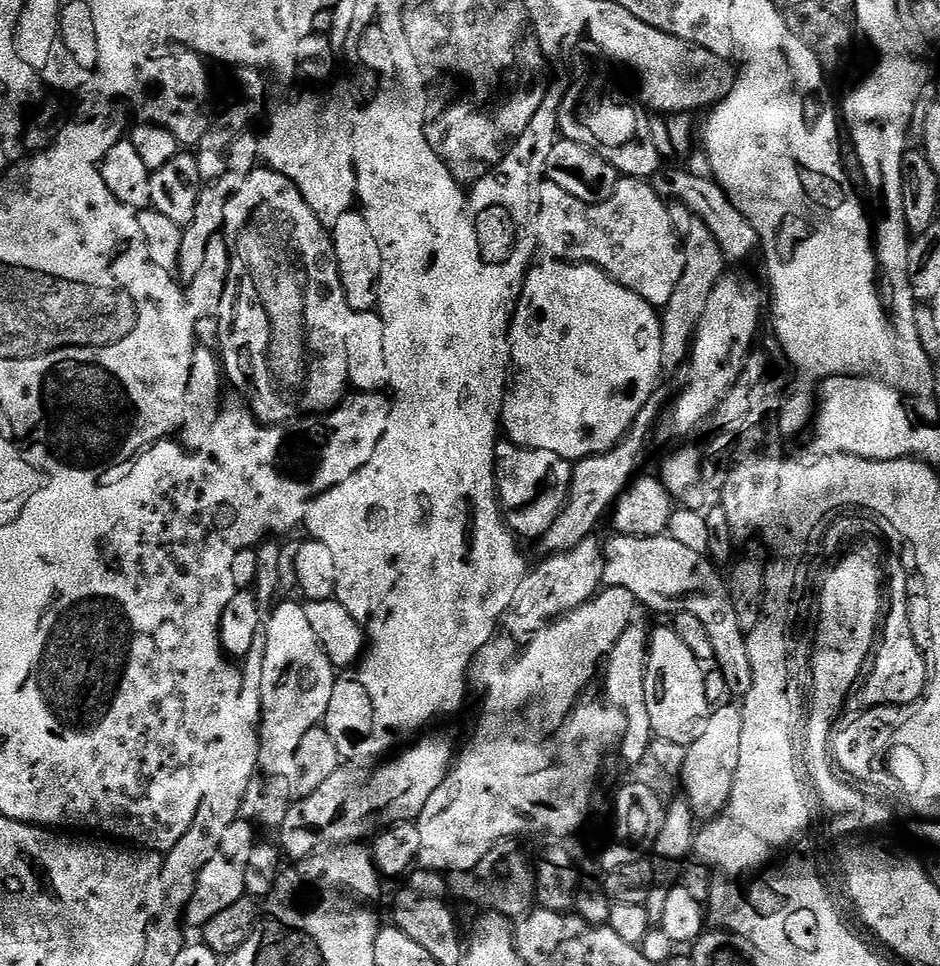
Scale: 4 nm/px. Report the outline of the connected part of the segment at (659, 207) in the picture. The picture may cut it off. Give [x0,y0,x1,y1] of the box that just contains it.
[536,178,684,310]

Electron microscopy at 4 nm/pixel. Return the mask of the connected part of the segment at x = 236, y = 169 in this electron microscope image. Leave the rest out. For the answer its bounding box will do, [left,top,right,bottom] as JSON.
[178,137,260,284]

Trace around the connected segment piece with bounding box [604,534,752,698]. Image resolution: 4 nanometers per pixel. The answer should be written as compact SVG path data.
M612 534L604 544L604 584L609 588L630 590L634 594L637 605L649 608L652 612L664 612L668 604L680 604L683 611L694 614L702 626L706 626L706 634L710 634L710 642L714 642L716 655L715 667L720 667L724 680L732 692L737 692L740 698L748 695L752 689L752 666L748 637L738 622L738 614L734 614L734 602L728 592L728 580L720 577L721 569L705 554L698 554L682 546L682 542L674 542L670 535L663 536L621 536Z

